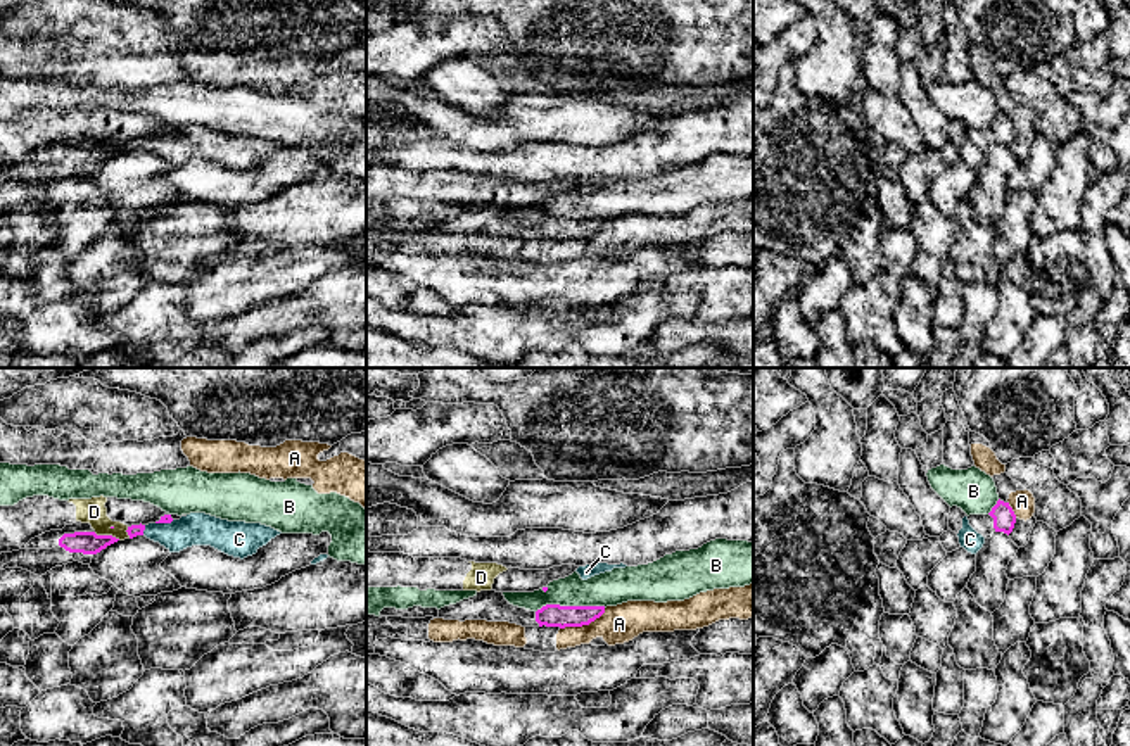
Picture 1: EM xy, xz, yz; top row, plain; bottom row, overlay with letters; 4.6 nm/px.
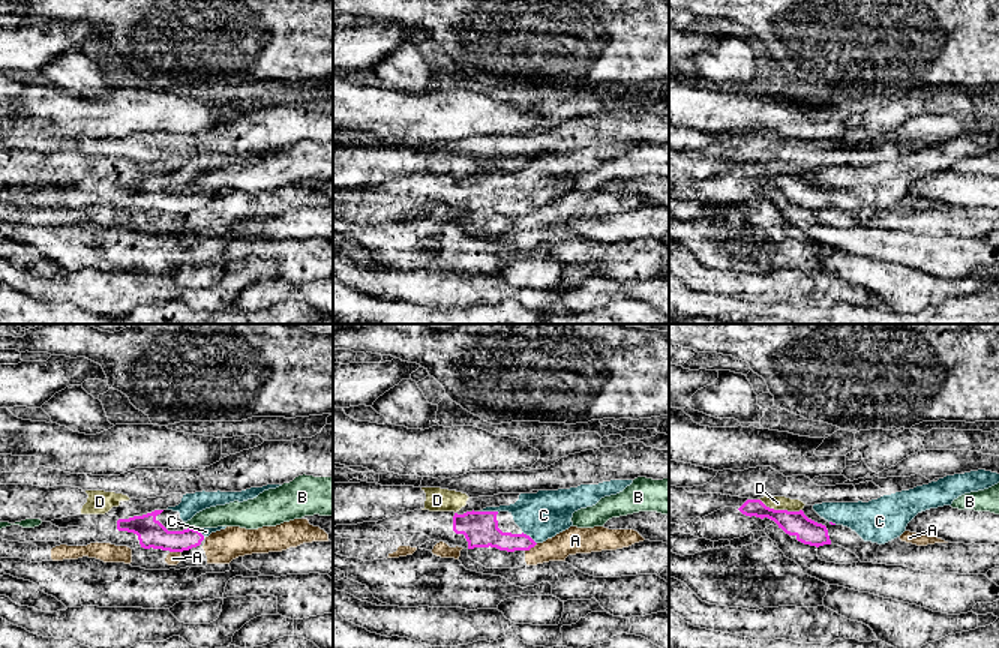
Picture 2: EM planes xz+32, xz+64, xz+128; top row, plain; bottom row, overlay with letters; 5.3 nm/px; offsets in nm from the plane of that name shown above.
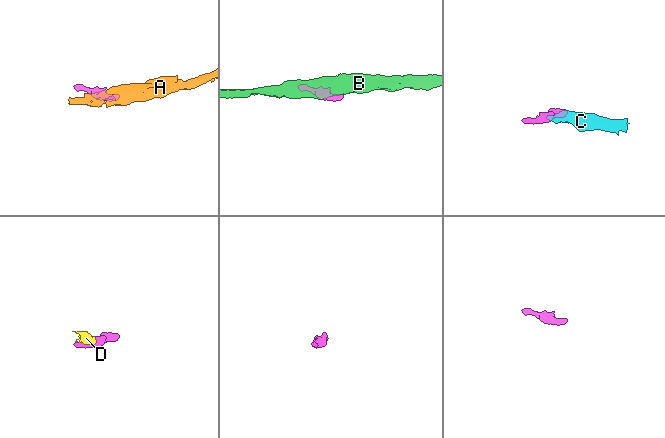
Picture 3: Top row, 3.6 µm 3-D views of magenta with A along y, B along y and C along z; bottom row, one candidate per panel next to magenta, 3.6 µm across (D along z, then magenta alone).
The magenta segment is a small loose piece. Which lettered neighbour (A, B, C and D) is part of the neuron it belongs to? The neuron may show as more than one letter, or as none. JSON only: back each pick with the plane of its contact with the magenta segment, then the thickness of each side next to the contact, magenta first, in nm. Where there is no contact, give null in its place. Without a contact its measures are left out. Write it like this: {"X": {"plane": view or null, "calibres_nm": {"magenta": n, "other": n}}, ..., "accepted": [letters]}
{"C": {"plane": "xy", "calibres_nm": {"magenta": 60, "other": 160}}, "accepted": ["C"]}

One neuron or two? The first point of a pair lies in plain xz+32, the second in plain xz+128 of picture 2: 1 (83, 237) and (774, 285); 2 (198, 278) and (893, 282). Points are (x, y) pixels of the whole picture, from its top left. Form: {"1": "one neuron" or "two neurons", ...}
{"1": "two neurons", "2": "one neuron"}

